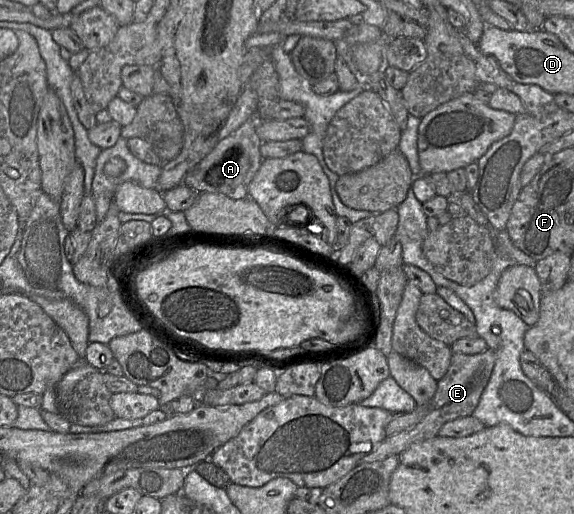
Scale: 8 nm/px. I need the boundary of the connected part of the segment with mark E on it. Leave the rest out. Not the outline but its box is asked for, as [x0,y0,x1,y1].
[362,348,495,462]

